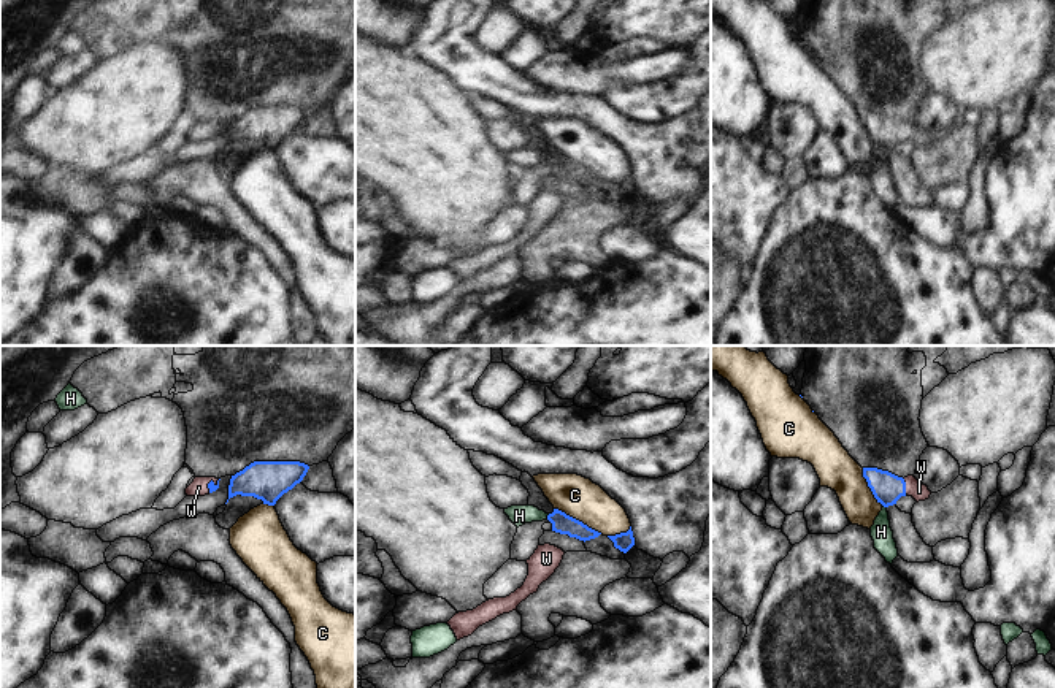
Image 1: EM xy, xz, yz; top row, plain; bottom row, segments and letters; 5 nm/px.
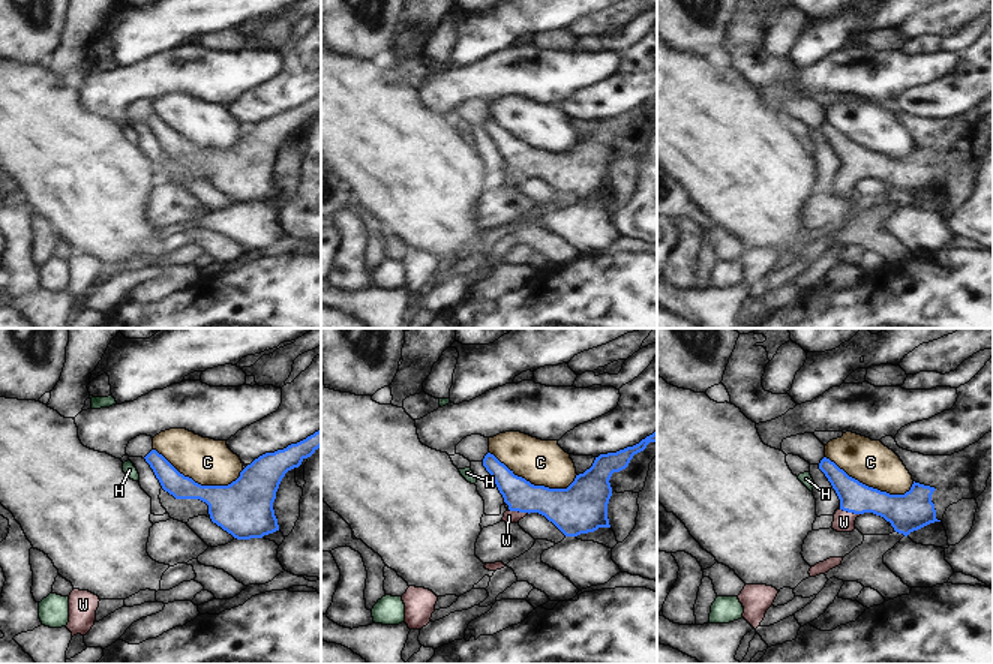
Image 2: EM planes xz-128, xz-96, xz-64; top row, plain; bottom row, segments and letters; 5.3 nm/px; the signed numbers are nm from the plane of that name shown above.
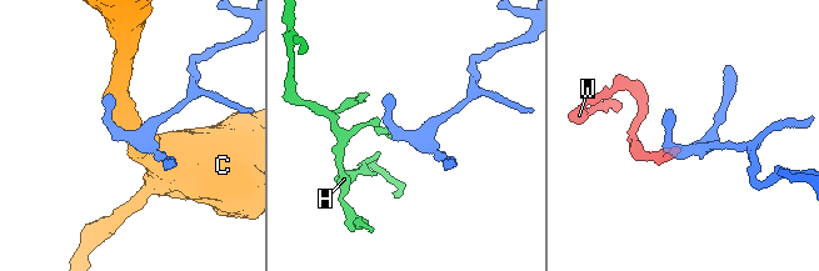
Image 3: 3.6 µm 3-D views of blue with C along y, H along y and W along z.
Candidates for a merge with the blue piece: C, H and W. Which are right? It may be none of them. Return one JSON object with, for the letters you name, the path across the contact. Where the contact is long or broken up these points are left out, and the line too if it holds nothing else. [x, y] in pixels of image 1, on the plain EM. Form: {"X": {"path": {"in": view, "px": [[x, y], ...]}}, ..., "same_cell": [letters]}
{"W": {"path": {"in": "yz", "px": [[887, 133], [905, 132], [913, 132], [919, 137]]}}, "same_cell": ["W"]}

